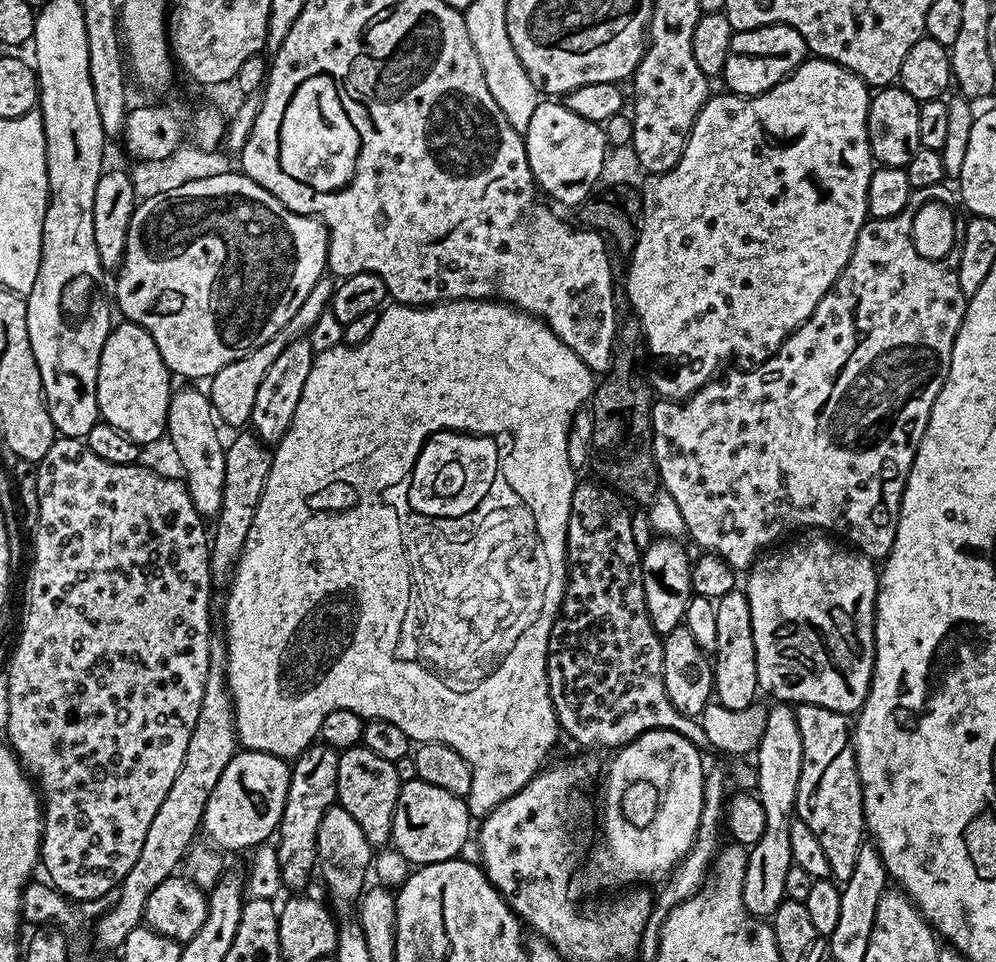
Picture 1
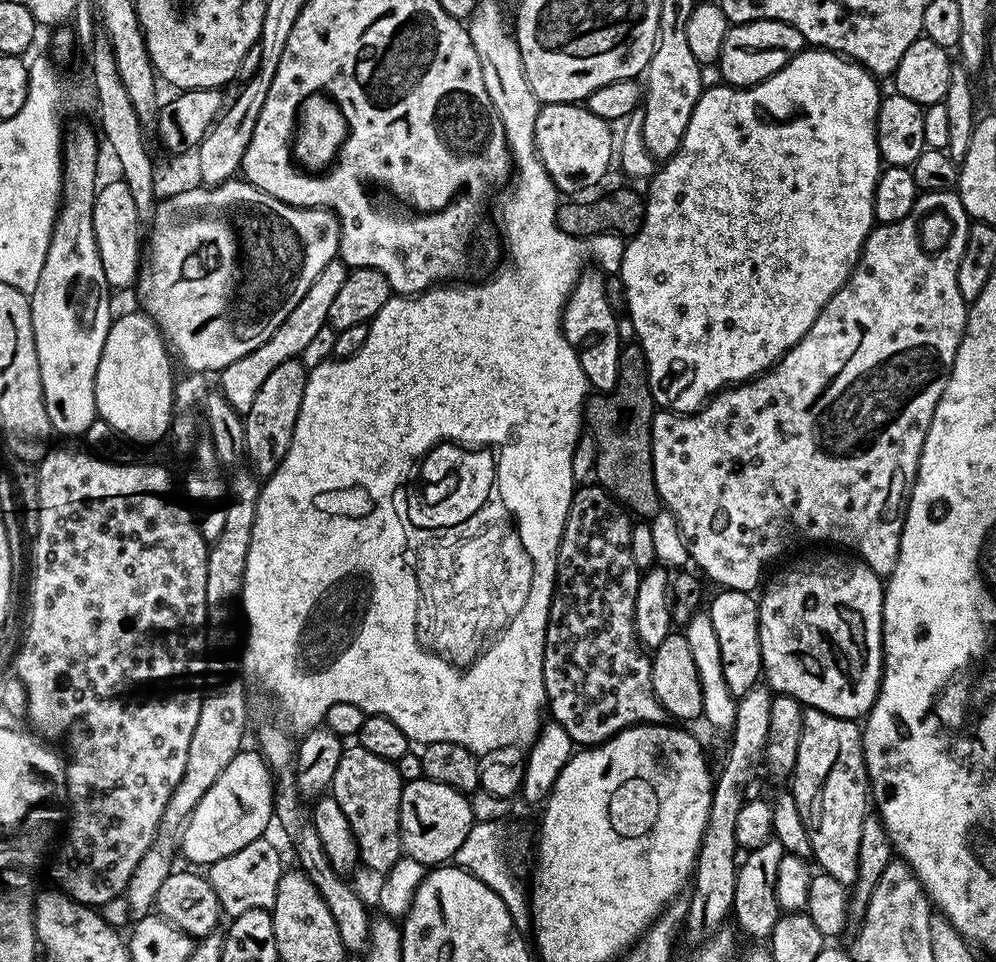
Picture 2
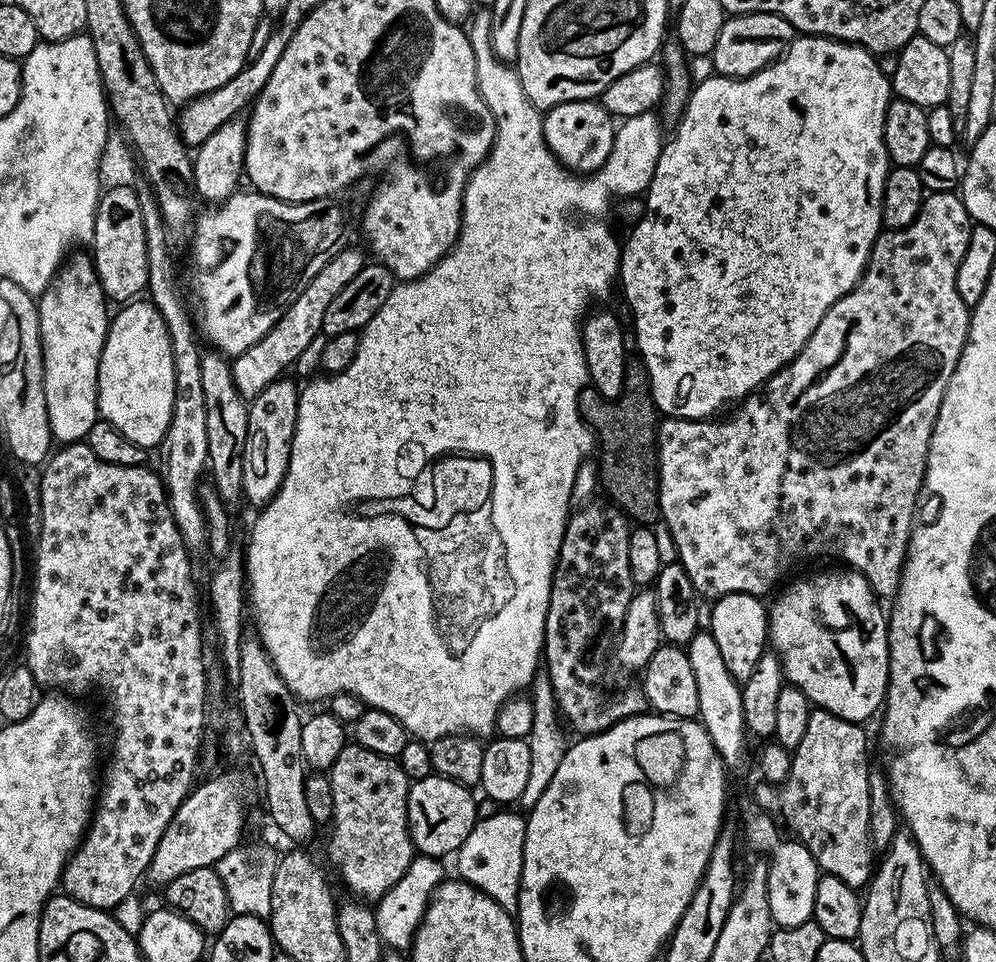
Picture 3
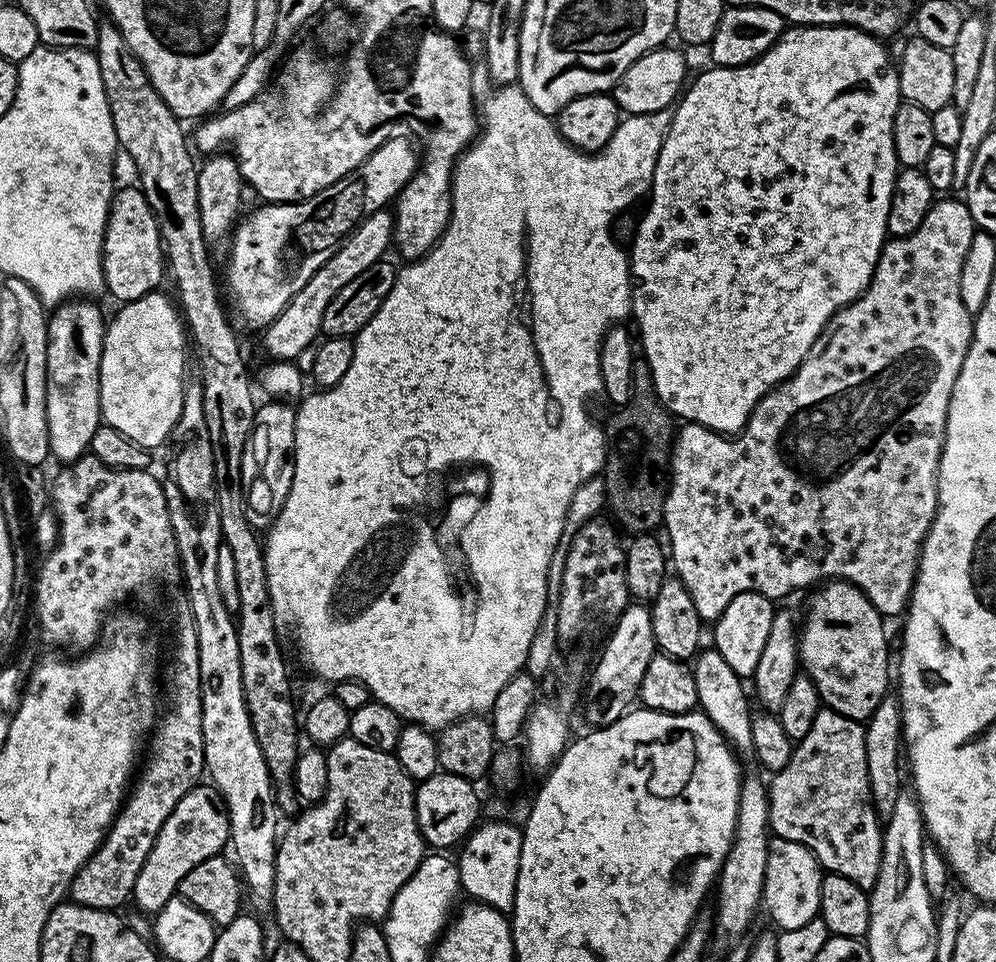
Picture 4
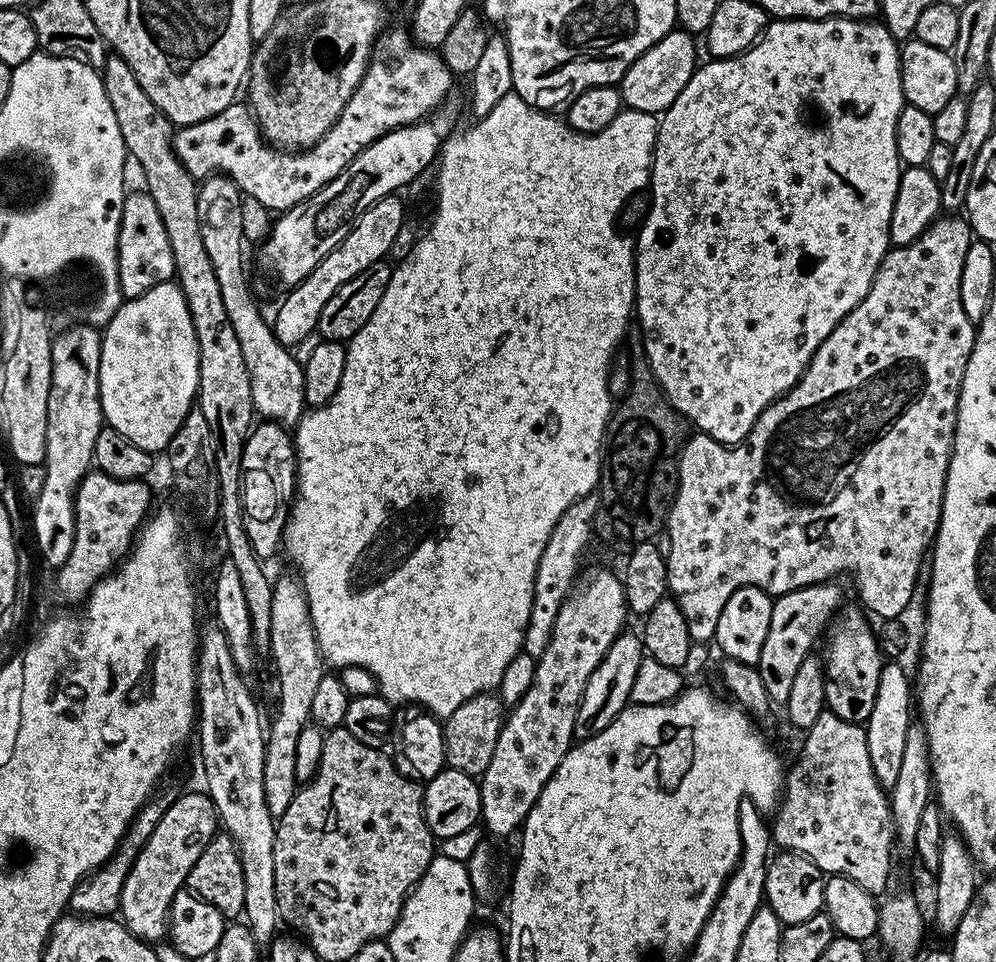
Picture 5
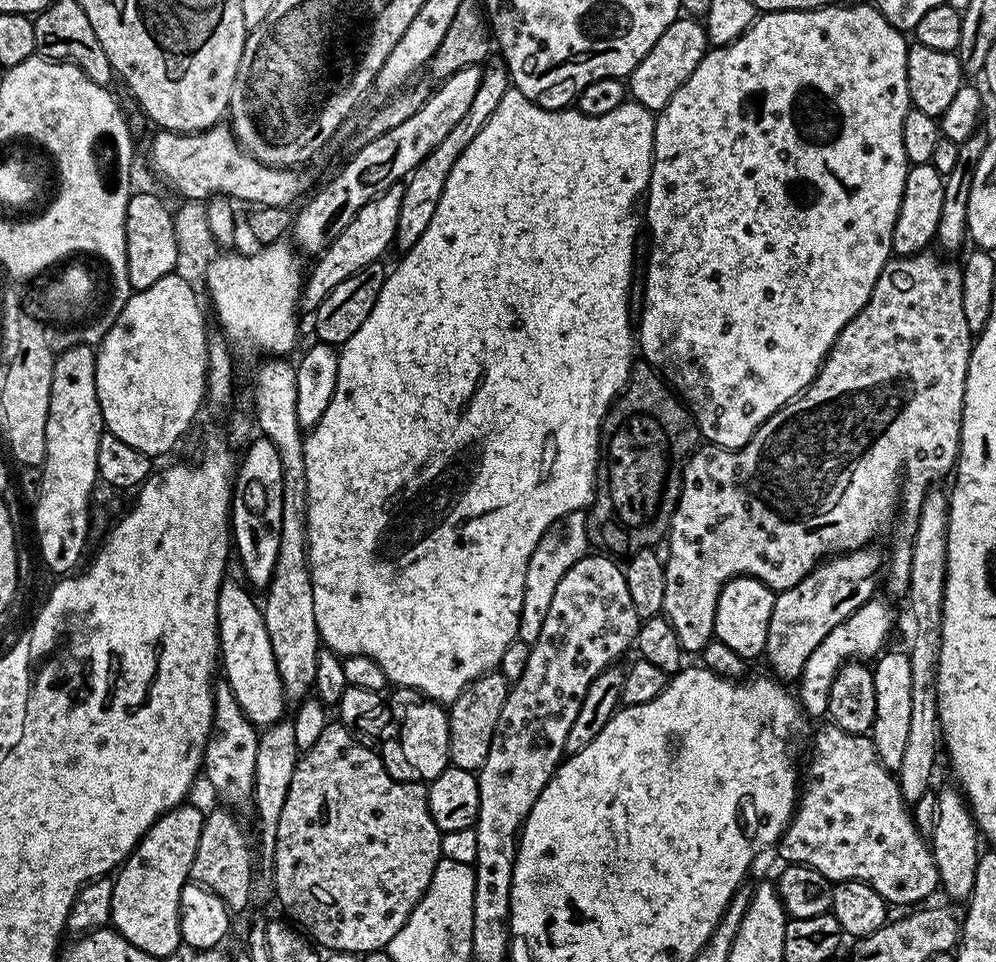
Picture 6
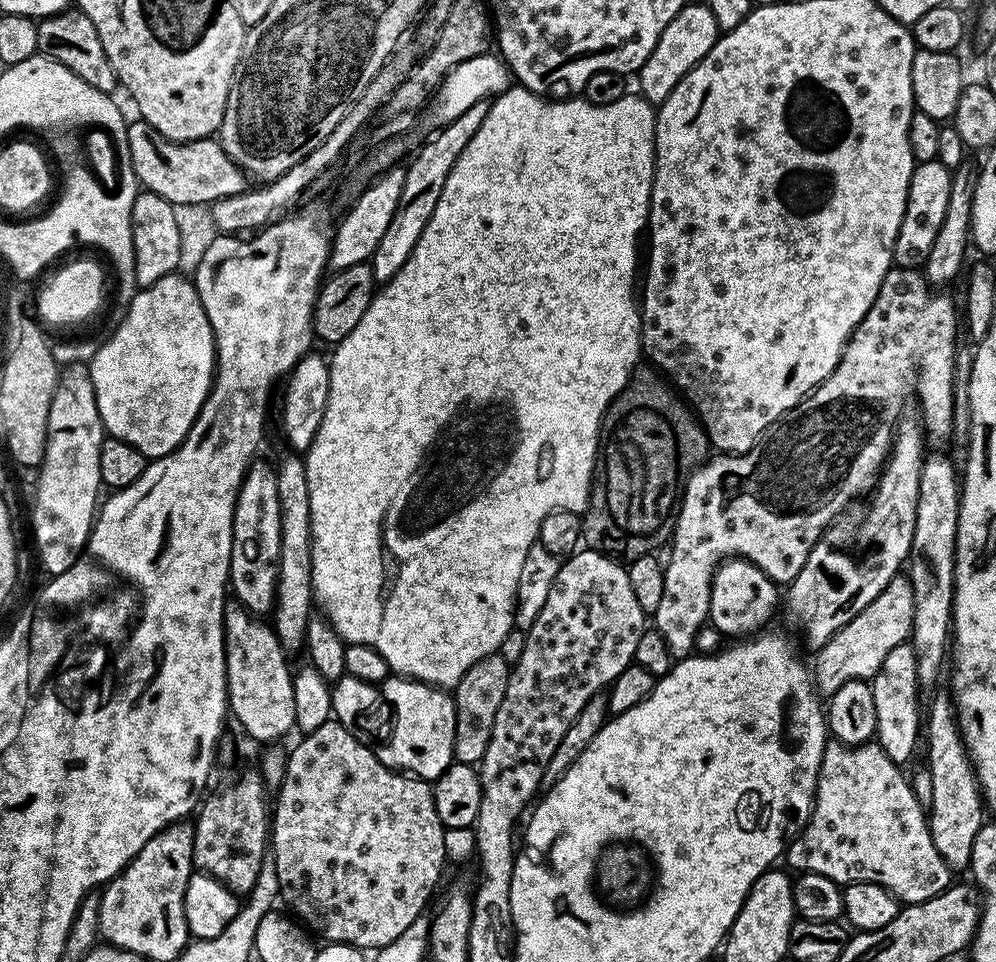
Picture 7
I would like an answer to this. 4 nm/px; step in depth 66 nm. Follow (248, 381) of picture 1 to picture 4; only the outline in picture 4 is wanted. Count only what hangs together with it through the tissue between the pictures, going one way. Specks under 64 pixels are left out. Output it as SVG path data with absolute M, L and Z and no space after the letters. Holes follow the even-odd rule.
M388 210L369 212L340 241L340 245L336 247L336 252L331 258L322 266L318 266L318 270L314 270L314 278L310 278L310 282L306 282L306 286L302 286L302 290L298 290L298 294L294 294L290 298L290 302L282 310L282 314L278 314L278 318L274 318L268 323L267 328L263 329L262 336L264 336L264 348L272 355L269 357L273 361L299 361L299 356L304 351L307 353L317 343L318 337L321 335L322 314L326 314L326 306L330 306L334 294L338 294L338 290L342 290L342 286L346 286L346 282L358 278L358 274L362 274L362 270L374 266L374 262L385 259L387 252L384 251L393 243L393 219L393 213Z

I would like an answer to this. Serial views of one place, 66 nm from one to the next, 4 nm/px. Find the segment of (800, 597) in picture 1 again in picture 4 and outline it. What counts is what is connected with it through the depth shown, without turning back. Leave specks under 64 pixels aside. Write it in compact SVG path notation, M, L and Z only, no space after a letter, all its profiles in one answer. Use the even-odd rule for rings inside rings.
M834 580L825 583L823 586L817 587L812 594L813 596L808 600L808 613L805 614L804 618L802 616L802 627L798 632L799 667L802 669L803 675L812 679L821 701L827 707L833 708L835 712L851 720L867 721L868 717L874 714L874 710L878 710L878 702L882 702L890 692L890 688L888 688L888 636L884 633L885 617L881 616L879 610L870 603L861 588L855 588L846 580Z

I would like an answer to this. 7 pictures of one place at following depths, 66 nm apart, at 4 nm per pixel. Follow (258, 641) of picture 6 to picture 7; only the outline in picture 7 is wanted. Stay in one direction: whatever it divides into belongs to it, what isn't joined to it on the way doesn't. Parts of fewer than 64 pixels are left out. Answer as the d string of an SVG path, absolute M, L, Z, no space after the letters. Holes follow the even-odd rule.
M228 602L224 605L224 653L226 654L226 682L228 683L228 707L230 709L231 719L237 720L244 727L244 732L252 740L270 740L266 742L280 742L280 739L296 728L296 719L294 718L294 686L292 685L293 669L288 668L288 660L286 650L280 644L280 639L276 636L276 629L271 623L265 622L263 619L257 618L252 613L247 612L244 607L235 602Z

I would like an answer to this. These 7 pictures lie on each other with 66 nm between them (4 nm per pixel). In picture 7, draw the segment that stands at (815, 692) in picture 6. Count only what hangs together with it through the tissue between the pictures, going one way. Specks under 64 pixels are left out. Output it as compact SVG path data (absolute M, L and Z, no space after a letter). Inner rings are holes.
M899 574L857 617L846 623L846 626L842 626L815 653L815 691L821 697L831 698L838 689L846 686L846 682L871 681L876 671L882 666L882 662L886 662L886 654L890 654L894 646L905 643L911 637L913 618L914 594L911 590L911 582L907 575Z

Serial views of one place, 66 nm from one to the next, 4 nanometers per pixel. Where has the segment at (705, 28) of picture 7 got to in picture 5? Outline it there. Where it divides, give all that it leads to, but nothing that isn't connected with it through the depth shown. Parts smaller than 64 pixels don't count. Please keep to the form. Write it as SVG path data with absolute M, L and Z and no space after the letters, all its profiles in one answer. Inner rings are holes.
M683 30L667 32L650 50L646 50L626 70L618 85L620 99L625 109L633 112L662 114L682 94L682 86L690 82L698 67L693 33Z

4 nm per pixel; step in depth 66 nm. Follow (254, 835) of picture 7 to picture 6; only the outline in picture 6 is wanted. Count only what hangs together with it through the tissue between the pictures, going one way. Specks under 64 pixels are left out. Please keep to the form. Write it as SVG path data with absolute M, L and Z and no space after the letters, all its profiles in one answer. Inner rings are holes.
M209 811L204 818L202 838L198 838L191 879L206 890L218 894L229 913L236 914L247 906L252 896L252 868L254 872L254 844L244 837L235 814Z

